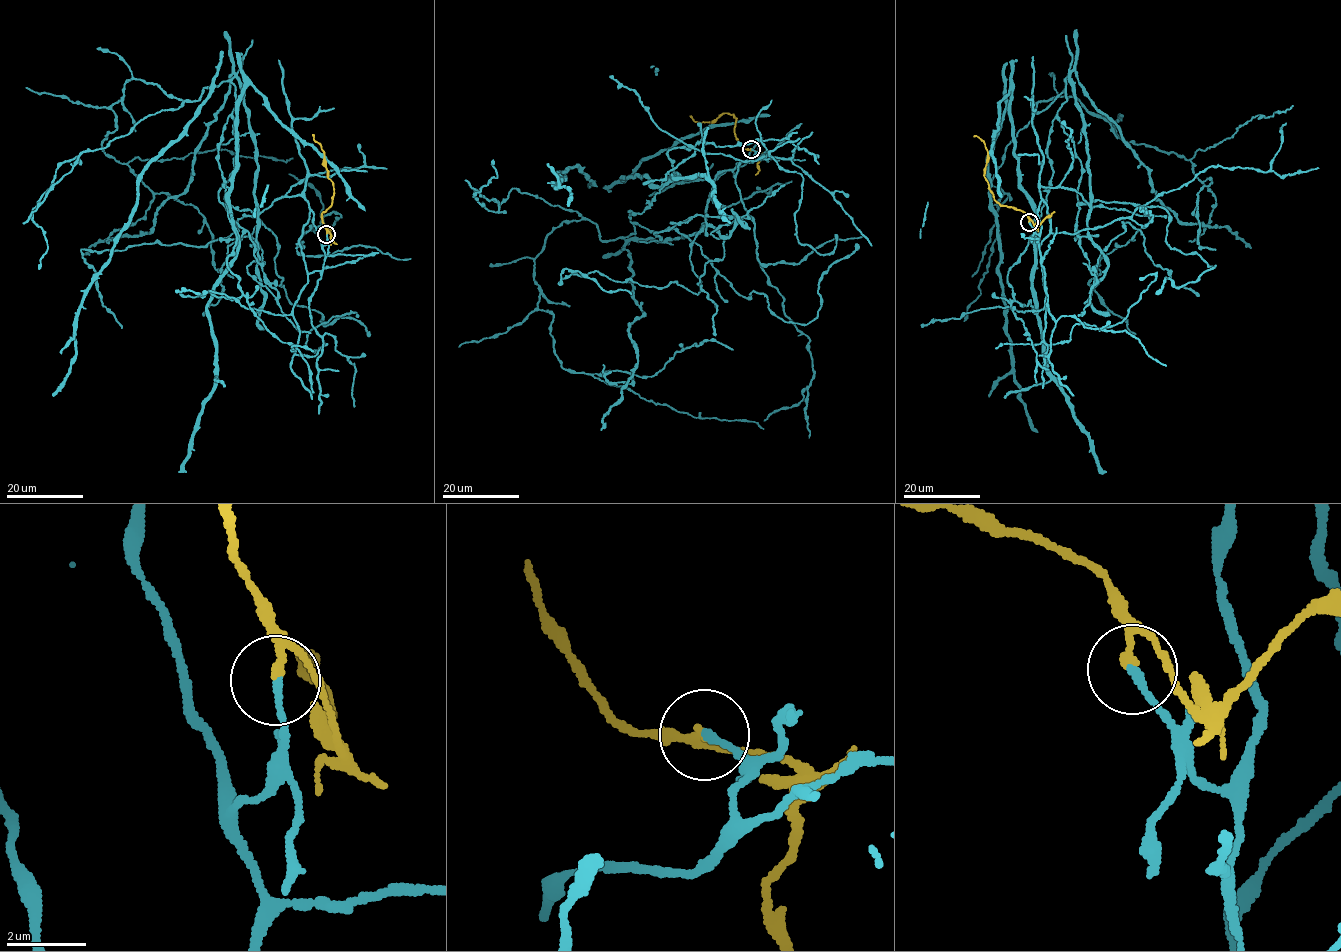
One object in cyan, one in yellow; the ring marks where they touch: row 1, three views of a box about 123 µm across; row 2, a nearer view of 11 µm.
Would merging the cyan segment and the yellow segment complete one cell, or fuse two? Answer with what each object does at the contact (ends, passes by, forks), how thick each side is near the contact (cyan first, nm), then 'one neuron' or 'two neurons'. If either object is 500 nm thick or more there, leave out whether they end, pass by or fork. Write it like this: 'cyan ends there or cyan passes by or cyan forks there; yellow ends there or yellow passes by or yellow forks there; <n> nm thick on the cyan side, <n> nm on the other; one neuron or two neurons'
cyan ends there; yellow passes by; 190 nm thick on the cyan side, 150 nm on the other; two neurons

